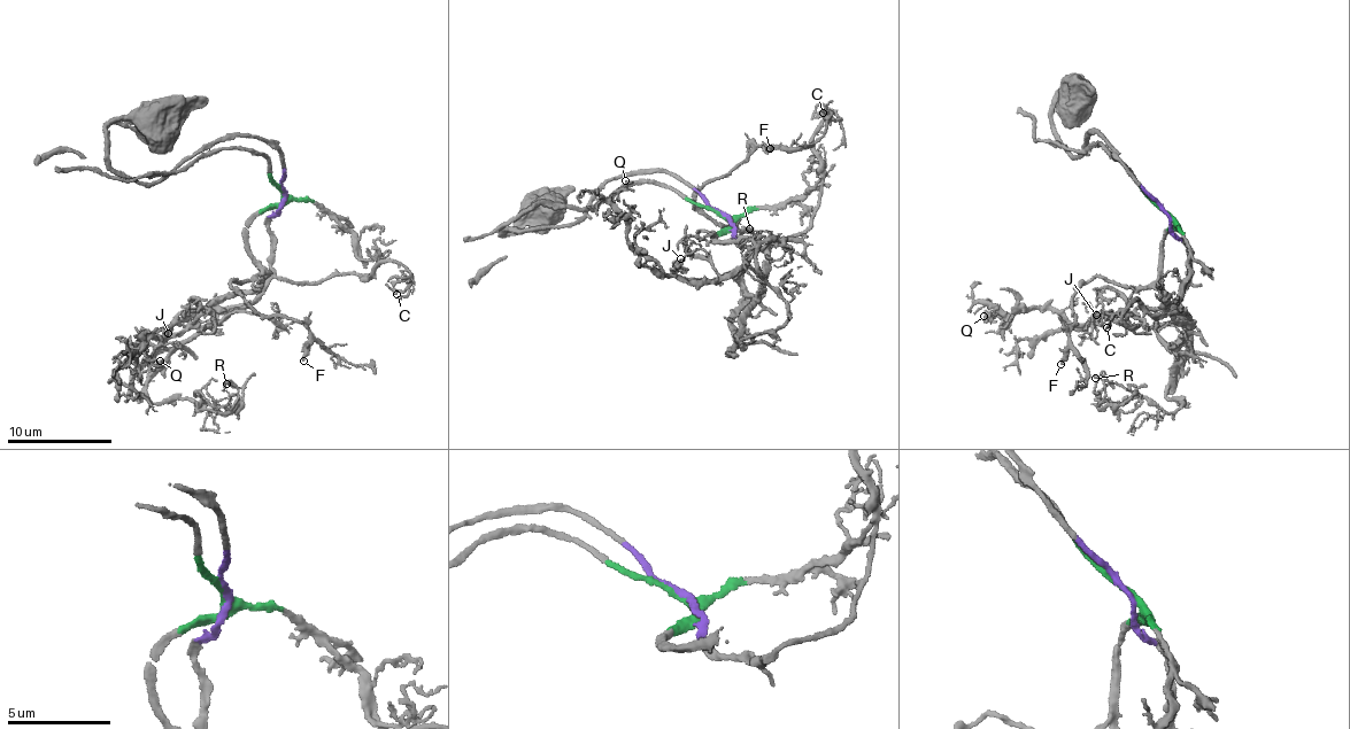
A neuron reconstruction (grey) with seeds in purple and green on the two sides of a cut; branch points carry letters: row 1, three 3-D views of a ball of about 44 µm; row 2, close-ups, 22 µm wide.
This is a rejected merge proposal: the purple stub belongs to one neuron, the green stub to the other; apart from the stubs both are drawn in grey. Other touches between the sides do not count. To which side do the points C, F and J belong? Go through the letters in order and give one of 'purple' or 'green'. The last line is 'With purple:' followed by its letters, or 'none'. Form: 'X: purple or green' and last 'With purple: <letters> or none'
C: purple
F: green
J: purple
With purple: C, J

